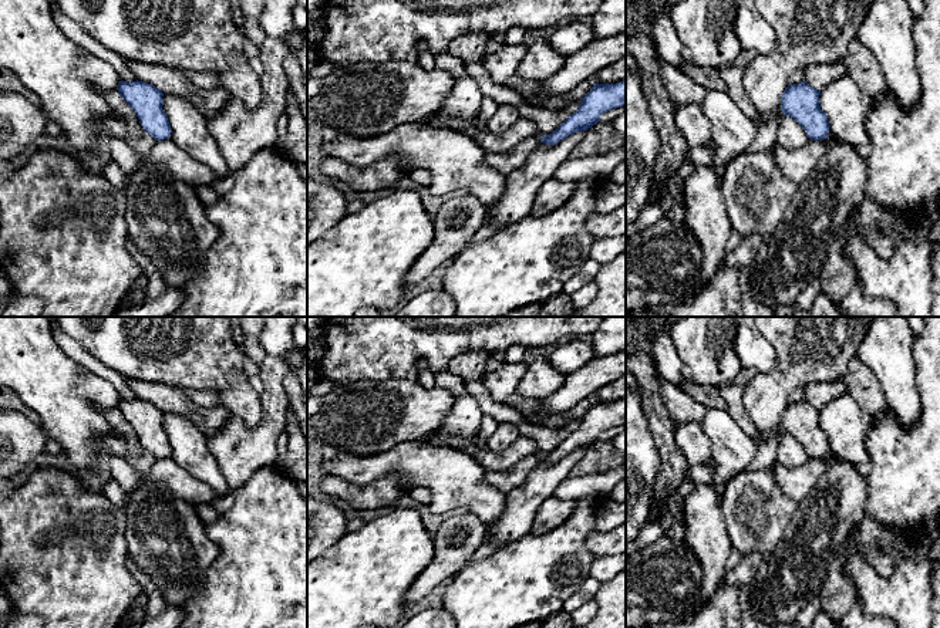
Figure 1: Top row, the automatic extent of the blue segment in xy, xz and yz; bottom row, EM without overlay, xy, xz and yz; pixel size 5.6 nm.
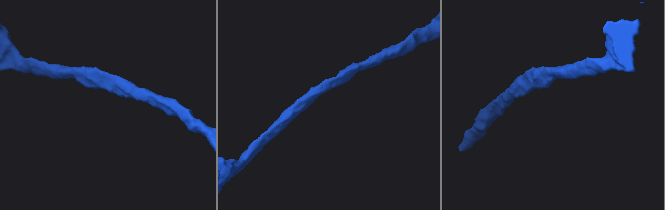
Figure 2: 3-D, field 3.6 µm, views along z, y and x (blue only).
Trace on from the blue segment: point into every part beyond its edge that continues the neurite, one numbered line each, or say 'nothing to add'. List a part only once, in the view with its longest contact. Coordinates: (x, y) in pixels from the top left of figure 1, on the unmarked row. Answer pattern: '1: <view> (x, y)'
nothing to add

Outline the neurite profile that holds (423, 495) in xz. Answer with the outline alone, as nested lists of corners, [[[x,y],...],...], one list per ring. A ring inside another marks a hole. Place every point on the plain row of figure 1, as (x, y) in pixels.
[[[414,487],[410,490],[410,496],[421,504],[428,506],[432,499],[432,493],[427,487]]]

